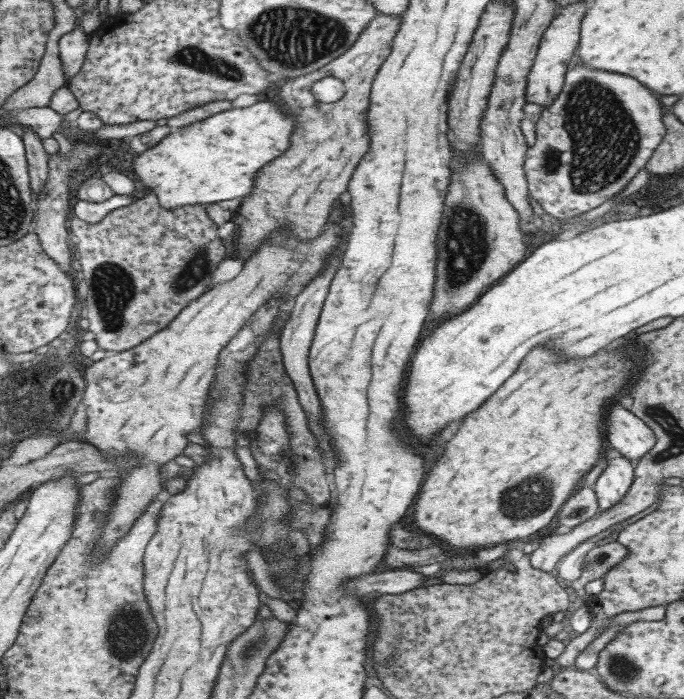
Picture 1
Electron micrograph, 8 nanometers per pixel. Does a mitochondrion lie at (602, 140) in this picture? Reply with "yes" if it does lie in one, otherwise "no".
yes

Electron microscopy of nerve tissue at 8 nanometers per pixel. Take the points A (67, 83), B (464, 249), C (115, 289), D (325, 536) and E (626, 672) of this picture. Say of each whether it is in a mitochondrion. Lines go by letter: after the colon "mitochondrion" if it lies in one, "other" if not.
A: other
B: mitochondrion
C: mitochondrion
D: other
E: mitochondrion

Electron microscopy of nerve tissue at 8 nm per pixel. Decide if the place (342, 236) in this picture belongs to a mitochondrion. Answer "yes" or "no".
no

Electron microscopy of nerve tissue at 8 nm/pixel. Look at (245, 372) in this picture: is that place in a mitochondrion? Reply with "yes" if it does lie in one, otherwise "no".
no

